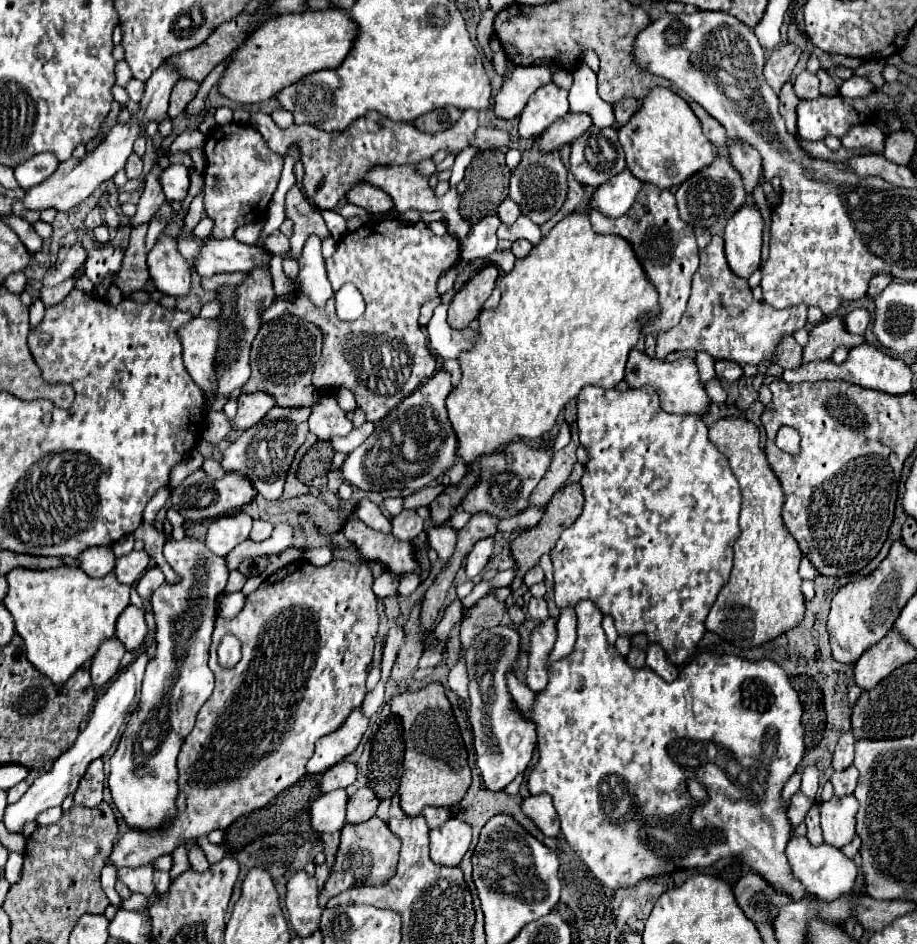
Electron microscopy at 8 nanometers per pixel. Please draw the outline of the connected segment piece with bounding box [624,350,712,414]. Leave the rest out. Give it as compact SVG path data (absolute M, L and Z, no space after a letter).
M632 350L628 364L626 364L626 378L624 378L632 388L640 386L656 386L660 394L660 402L666 412L674 414L706 414L710 410L710 396L706 394L706 388L700 380L696 362L692 358L678 358L674 362L660 362L658 358L648 358L644 352Z

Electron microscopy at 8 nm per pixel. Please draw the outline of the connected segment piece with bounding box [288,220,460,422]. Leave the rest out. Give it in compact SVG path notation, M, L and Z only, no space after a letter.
M386 220L378 226L362 226L344 234L336 252L324 260L326 274L334 292L344 282L352 282L364 296L366 312L354 322L344 322L336 316L334 298L316 308L302 292L296 292L288 308L288 314L312 322L324 336L322 358L314 366L312 384L326 396L338 388L352 390L368 422L378 422L396 408L436 372L436 358L428 350L418 314L422 304L438 298L436 282L440 274L456 266L458 260L458 238L448 232L436 236L424 222L412 226L400 220Z

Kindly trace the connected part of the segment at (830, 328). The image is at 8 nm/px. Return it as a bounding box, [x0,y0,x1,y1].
[802,316,864,364]

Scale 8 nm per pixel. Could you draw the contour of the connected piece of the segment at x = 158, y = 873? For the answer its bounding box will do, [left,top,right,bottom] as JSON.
[154,868,172,894]

